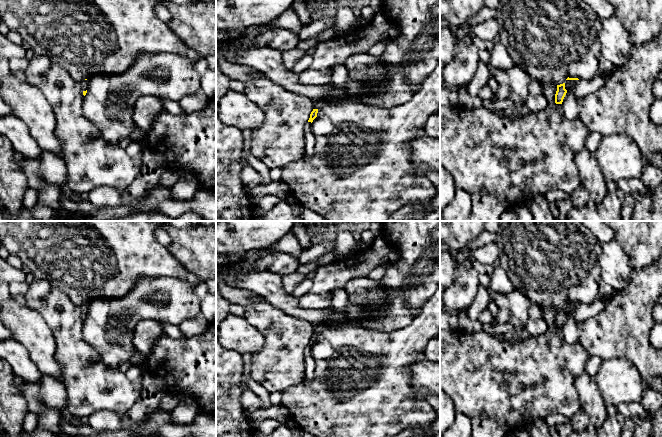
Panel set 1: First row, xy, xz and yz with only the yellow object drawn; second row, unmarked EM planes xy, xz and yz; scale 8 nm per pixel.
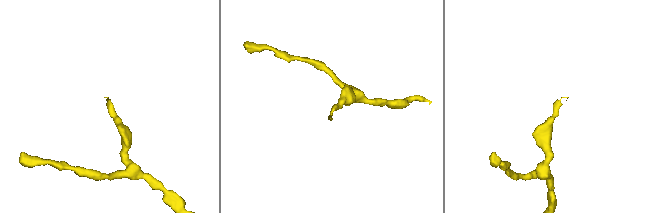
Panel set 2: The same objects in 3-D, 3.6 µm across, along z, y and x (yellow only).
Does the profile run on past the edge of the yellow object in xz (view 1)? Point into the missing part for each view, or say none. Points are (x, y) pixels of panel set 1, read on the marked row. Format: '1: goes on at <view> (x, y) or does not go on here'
1: goes on at xz (310, 141)

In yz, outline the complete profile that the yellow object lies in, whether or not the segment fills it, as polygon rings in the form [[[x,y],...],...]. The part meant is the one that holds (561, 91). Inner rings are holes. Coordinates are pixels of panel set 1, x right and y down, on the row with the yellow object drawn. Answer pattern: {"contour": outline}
{"contour": [[[614,67],[612,72],[608,75],[597,75],[590,81],[568,77],[565,83],[557,85],[555,103],[562,104],[567,92],[571,92],[577,97],[584,97],[587,94],[597,91],[598,89],[604,86],[610,76],[613,75],[619,68],[620,67]]]}

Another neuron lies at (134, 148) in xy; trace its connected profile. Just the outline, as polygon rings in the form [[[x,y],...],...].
[[[131,140],[125,150],[129,156],[136,156],[142,154],[144,148],[145,146],[140,145],[137,141]]]

